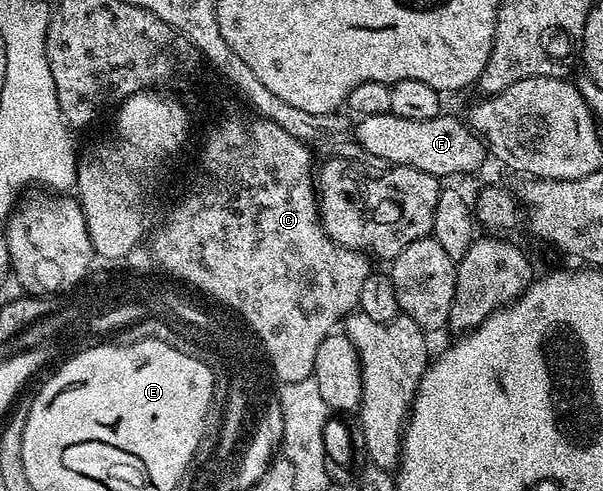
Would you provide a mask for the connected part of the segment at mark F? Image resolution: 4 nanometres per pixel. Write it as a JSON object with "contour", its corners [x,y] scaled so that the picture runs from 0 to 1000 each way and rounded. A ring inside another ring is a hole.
{"contour":[[[655,230],[599,240],[585,257],[584,273],[607,312],[647,328],[648,338],[675,336],[728,365],[758,352],[786,352],[804,328],[809,305],[804,287],[779,261],[771,244],[728,234],[716,242],[663,242]]]}

